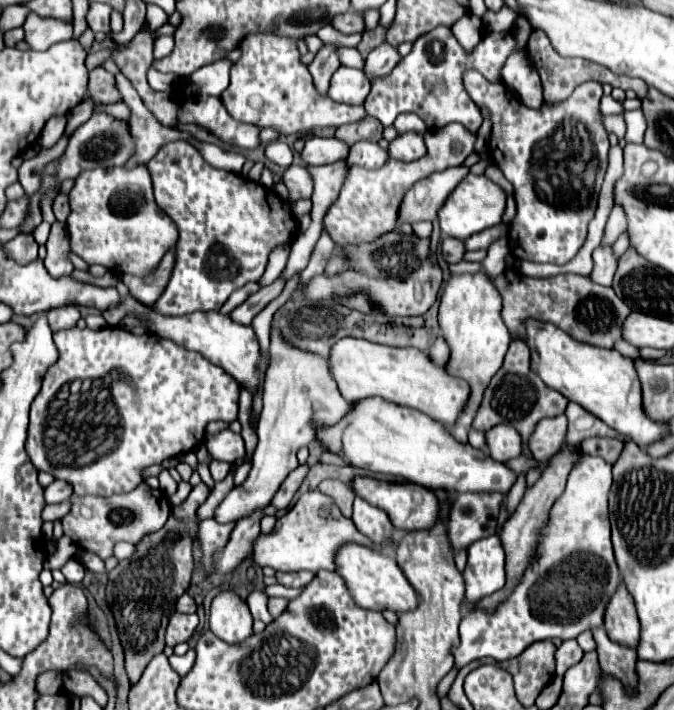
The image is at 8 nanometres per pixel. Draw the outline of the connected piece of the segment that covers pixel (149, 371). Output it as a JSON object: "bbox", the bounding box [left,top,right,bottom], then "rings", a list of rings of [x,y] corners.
{"bbox":[26,326,240,496],"rings":[[[106,326],[104,330],[58,330],[54,334],[54,342],[58,346],[60,358],[58,362],[46,372],[46,378],[42,382],[40,394],[32,402],[30,410],[30,428],[28,428],[28,440],[26,440],[26,452],[30,462],[38,472],[48,472],[56,480],[64,480],[72,486],[76,496],[114,496],[114,494],[124,494],[134,490],[138,482],[142,482],[142,468],[160,464],[166,458],[180,456],[182,452],[188,452],[196,448],[200,442],[204,442],[204,428],[212,420],[224,420],[224,422],[234,422],[238,418],[238,396],[240,396],[240,386],[226,374],[220,366],[214,366],[210,360],[206,360],[200,352],[186,350],[178,346],[176,342],[170,342],[166,338],[160,338],[152,332],[146,332],[144,336],[136,336],[124,328],[110,328]]]}

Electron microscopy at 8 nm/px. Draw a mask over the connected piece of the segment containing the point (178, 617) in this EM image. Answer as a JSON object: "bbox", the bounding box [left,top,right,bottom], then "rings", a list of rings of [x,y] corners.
{"bbox":[166,612,198,646],"rings":[[[174,612],[170,616],[170,622],[166,626],[166,644],[168,646],[176,646],[180,642],[186,642],[192,632],[198,626],[198,616],[196,614],[182,614],[182,612]]]}

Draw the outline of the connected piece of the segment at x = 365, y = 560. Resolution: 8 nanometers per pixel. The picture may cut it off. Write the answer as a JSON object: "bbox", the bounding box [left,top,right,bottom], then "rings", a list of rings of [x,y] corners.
{"bbox":[338,546,418,614],"rings":[[[346,546],[338,550],[338,574],[342,574],[346,586],[350,586],[354,602],[366,610],[392,610],[400,614],[418,606],[416,590],[410,586],[408,578],[390,554],[378,554],[376,550],[366,550],[366,546]]]}

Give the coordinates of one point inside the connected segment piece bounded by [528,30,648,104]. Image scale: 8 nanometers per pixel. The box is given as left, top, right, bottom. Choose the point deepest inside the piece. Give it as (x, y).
(560, 76)

